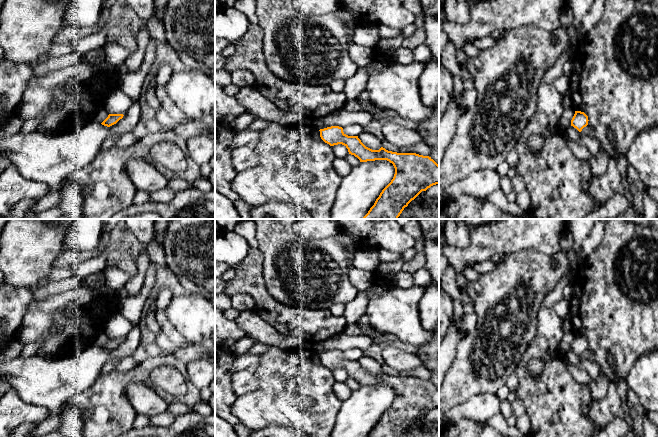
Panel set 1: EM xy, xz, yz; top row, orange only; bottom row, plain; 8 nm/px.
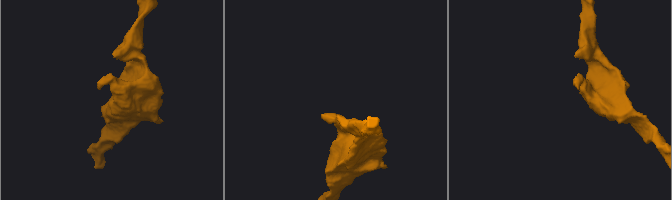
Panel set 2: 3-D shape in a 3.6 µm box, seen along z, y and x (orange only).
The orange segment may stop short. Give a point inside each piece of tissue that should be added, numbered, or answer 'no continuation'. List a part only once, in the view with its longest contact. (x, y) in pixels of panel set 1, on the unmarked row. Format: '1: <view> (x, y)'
no continuation

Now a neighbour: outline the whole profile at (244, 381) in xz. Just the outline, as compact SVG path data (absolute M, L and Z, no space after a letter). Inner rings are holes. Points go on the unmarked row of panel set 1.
M254 368L237 371L231 375L232 389L237 396L256 391L260 386Z

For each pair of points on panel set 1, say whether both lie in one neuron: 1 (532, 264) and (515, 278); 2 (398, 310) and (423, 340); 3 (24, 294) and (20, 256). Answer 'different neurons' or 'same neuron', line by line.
1: same neuron
2: same neuron
3: different neurons

